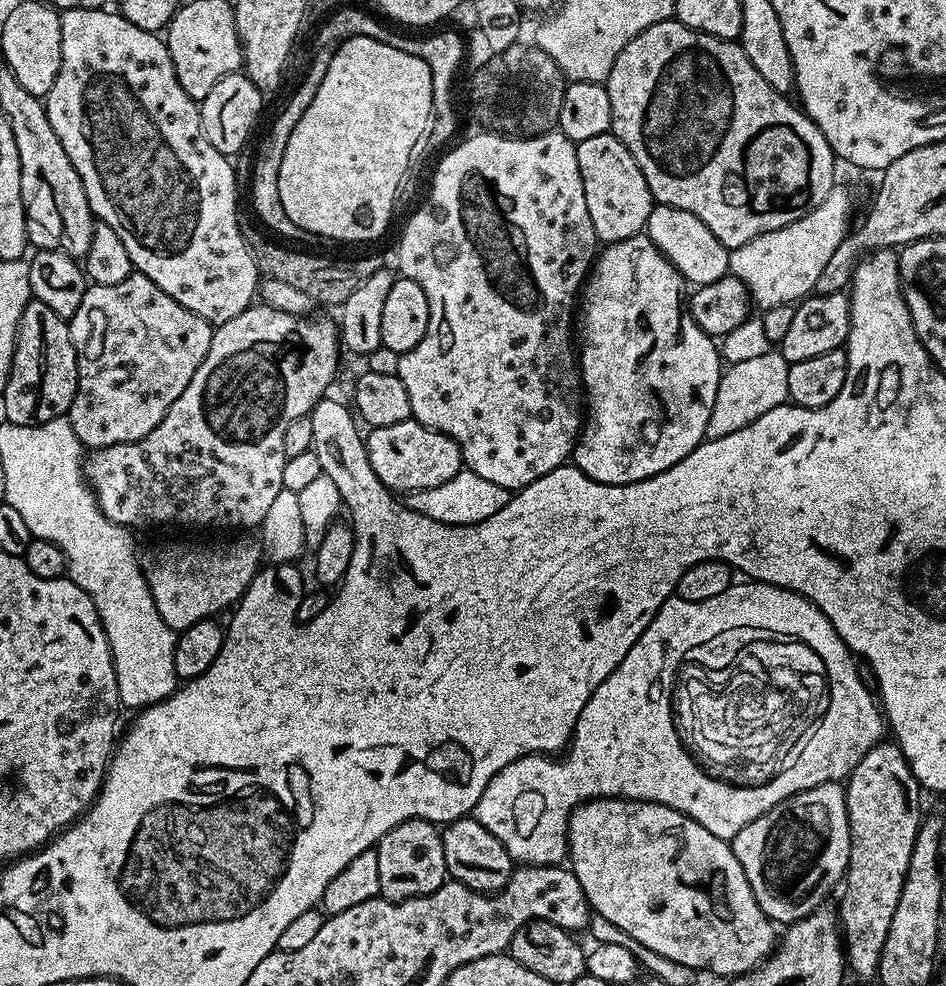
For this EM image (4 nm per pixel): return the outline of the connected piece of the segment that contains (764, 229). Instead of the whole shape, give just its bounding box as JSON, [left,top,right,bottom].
[606,18,838,250]

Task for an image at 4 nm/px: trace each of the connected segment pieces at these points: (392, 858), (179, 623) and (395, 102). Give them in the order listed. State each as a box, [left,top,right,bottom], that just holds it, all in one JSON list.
[[375,820,448,904],[142,539,262,630],[278,34,433,240]]

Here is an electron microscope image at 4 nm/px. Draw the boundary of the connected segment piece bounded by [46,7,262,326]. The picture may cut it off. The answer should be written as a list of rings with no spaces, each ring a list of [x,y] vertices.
[[[103,7],[65,8],[60,12],[62,58],[58,78],[54,78],[54,86],[50,86],[46,97],[50,126],[54,126],[54,134],[58,134],[62,150],[66,150],[66,158],[70,158],[74,170],[78,170],[78,178],[82,178],[93,217],[118,234],[122,246],[126,246],[126,254],[130,254],[133,269],[139,275],[150,278],[158,290],[170,294],[174,302],[186,306],[186,310],[198,314],[208,324],[225,324],[230,322],[230,318],[238,318],[242,310],[252,307],[262,279],[262,273],[256,267],[256,257],[240,233],[240,220],[236,216],[236,172],[232,169],[233,161],[210,146],[210,138],[206,138],[202,130],[199,103],[192,100],[186,90],[182,90],[182,82],[178,82],[178,74],[174,74],[174,62],[170,58],[167,43],[157,33],[142,30],[142,26],[134,26],[134,22],[120,15],[119,11],[108,11],[107,7]]]

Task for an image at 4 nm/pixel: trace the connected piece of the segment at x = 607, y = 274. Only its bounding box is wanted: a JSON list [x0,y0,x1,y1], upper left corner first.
[571,234,722,484]

